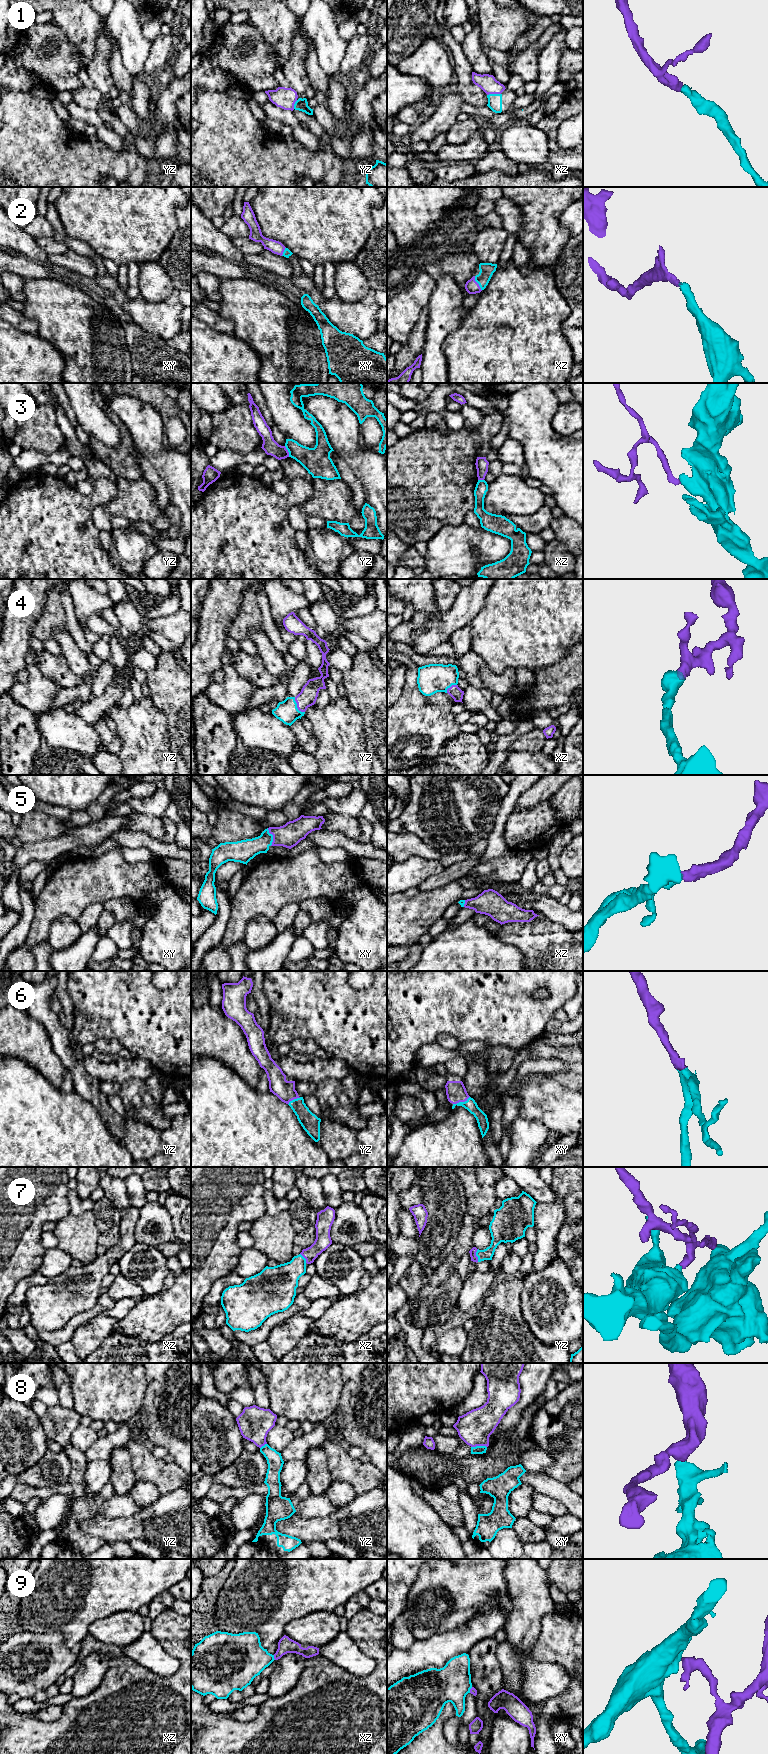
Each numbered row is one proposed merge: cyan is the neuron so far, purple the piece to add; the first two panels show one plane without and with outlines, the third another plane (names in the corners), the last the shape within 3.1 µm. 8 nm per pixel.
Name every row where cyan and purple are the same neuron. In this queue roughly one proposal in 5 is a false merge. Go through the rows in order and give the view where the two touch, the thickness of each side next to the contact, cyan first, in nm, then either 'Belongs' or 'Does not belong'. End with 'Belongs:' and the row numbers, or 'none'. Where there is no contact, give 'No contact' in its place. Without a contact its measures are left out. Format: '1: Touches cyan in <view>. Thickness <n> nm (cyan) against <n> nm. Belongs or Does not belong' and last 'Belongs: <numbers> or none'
1: Touches cyan in xz. Thickness 110 nm (cyan) against 140 nm. Belongs
2: Touches cyan in xz. Thickness 110 nm (cyan) against 110 nm. Belongs
3: Touches cyan in yz. Thickness 220 nm (cyan) against 120 nm. Does not belong
4: Touches cyan in yz. Thickness 180 nm (cyan) against 150 nm. Belongs
5: Touches cyan in xy. Thickness 170 nm (cyan) against 190 nm. Belongs
6: Touches cyan in xy. Thickness 90 nm (cyan) against 160 nm. Belongs
7: Touches cyan in yz. Thickness 130 nm (cyan) against 60 nm. Belongs
8: Touches cyan in xy. Thickness 60 nm (cyan) against 280 nm. Does not belong
9: Touches cyan in xz. Thickness 360 nm (cyan) against 130 nm. Does not belong
Belongs: 1, 2, 4, 5, 6, 7

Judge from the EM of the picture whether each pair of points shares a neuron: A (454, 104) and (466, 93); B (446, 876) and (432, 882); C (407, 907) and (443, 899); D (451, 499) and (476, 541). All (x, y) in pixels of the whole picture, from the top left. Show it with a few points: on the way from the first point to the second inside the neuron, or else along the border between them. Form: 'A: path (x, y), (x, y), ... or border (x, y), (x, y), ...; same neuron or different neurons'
A: border (457, 90), (464, 102); different neurons
B: path (443, 878), (435, 881); same neuron
C: path (416, 907), (428, 907), (434, 903); same neuron
D: border (464, 522), (445, 525), (441, 529); different neurons

